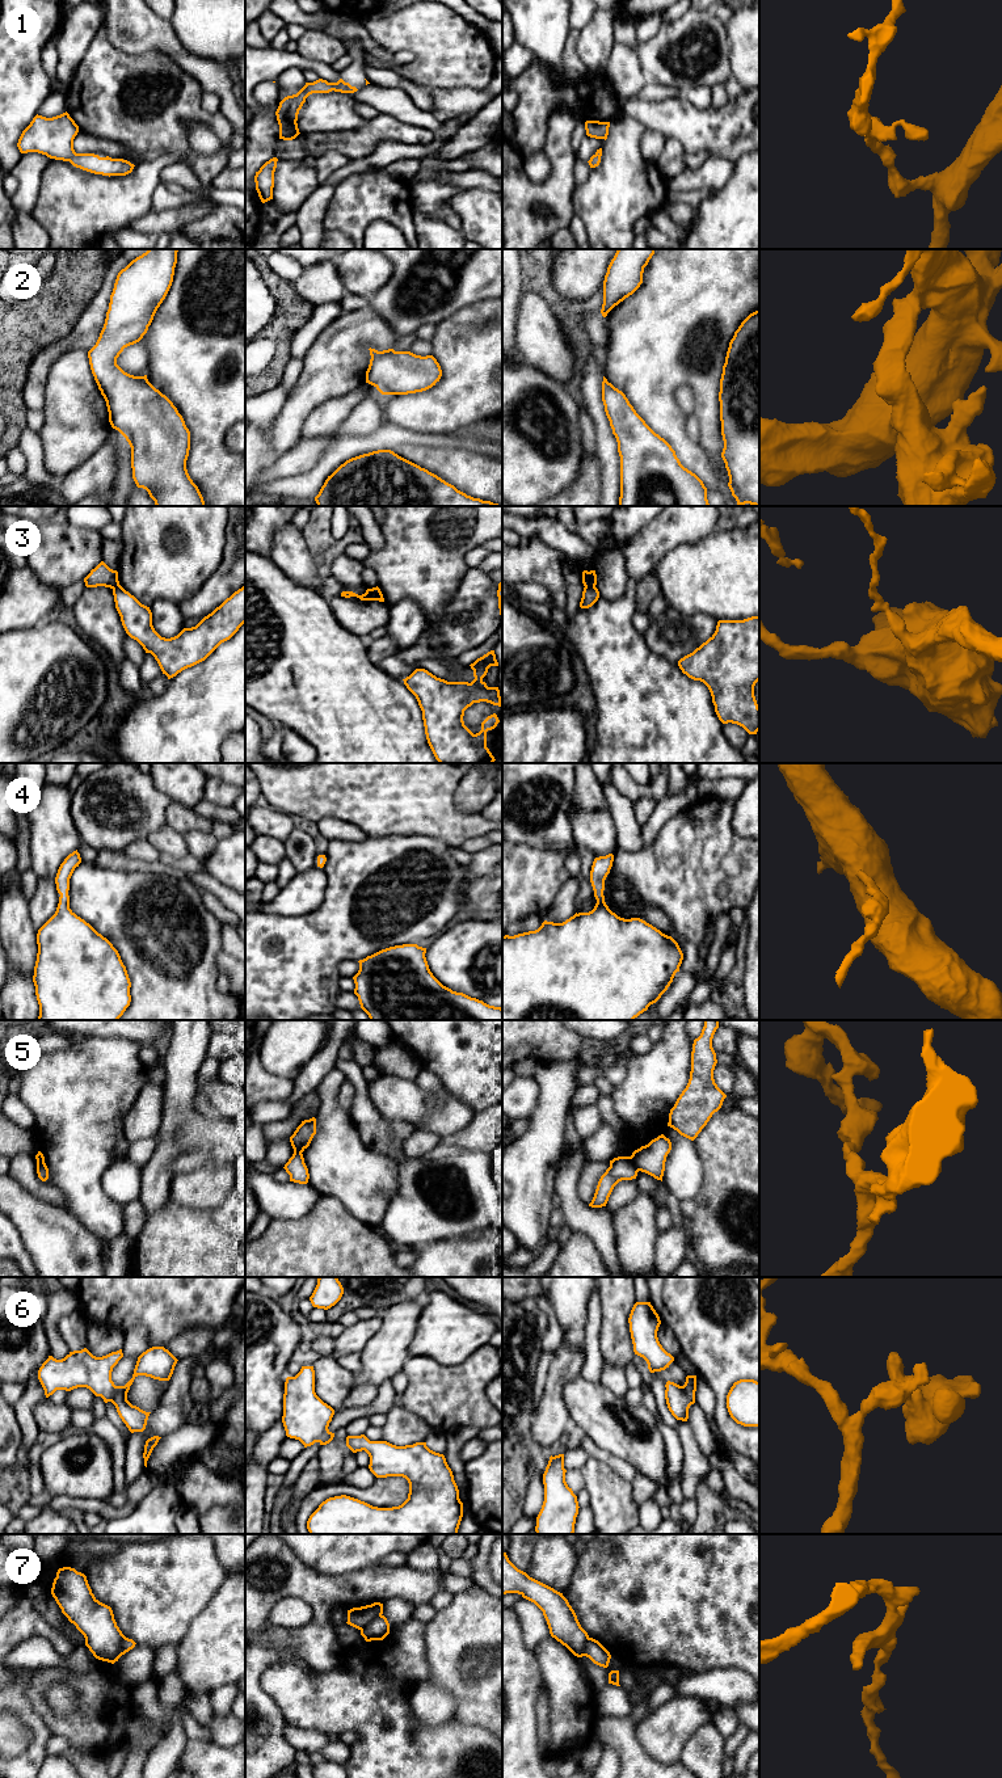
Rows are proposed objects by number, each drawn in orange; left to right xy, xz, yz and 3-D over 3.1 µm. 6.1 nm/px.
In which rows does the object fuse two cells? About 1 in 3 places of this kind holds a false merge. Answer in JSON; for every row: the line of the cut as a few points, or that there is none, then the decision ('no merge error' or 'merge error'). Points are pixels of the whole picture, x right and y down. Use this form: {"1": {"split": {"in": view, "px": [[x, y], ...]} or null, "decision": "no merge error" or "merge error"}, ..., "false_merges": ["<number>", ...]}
{"1": {"split": null, "decision": "no merge error"}, "2": {"split": null, "decision": "no merge error"}, "3": {"split": {"in": "xz", "px": [[371, 589], [369, 599]]}, "decision": "merge error"}, "4": {"split": null, "decision": "no merge error"}, "5": {"split": {"in": "yz", "px": [[630, 1157], [638, 1171]]}, "decision": "merge error"}, "6": {"split": null, "decision": "no merge error"}, "7": {"split": {"in": "xz", "px": [[380, 1614], [361, 1630]]}, "decision": "merge error"}, "false_merges": ["3", "5", "7"]}

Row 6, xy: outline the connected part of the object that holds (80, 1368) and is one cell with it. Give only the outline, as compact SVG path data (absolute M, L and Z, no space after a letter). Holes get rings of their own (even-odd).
M152 1347L138 1357L132 1378L125 1386L115 1386L111 1372L122 1357L122 1349L96 1357L87 1348L70 1352L62 1360L49 1356L38 1370L38 1379L46 1398L56 1390L71 1391L87 1387L105 1403L111 1402L115 1406L119 1417L131 1433L143 1432L151 1412L127 1400L130 1386L138 1375L169 1381L178 1360L164 1347Z

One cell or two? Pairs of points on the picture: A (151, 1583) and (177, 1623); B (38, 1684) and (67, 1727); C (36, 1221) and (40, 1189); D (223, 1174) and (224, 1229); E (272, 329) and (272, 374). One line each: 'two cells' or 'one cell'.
A: one cell
B: one cell
C: two cells
D: two cells
E: one cell

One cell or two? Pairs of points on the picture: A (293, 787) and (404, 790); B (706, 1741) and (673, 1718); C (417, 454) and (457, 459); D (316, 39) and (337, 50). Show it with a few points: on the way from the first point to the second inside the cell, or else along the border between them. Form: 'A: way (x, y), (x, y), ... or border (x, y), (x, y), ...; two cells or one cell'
A: way (320, 786), (377, 788); one cell
B: border (706, 1705), (710, 1719), (686, 1741), (680, 1761); two cells
C: way (426, 456), (447, 459); one cell
D: way (321, 45), (332, 50); one cell

